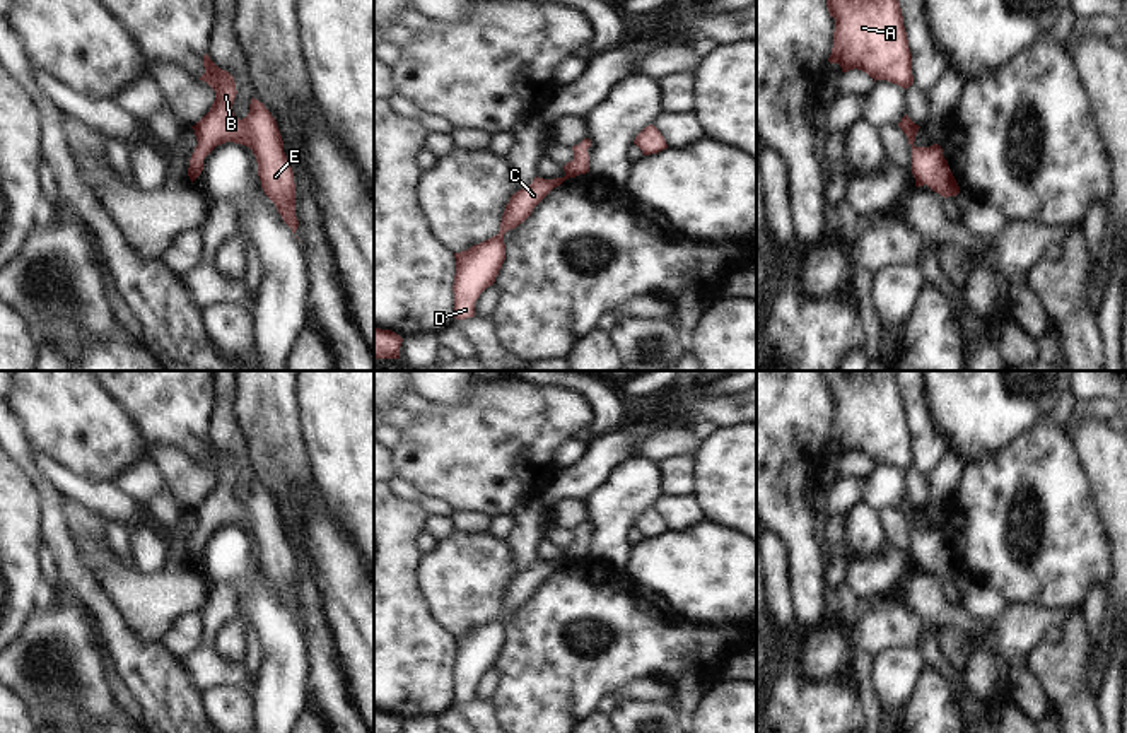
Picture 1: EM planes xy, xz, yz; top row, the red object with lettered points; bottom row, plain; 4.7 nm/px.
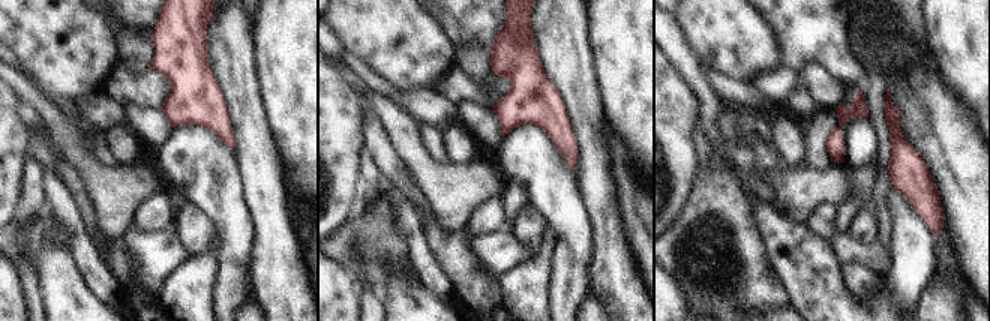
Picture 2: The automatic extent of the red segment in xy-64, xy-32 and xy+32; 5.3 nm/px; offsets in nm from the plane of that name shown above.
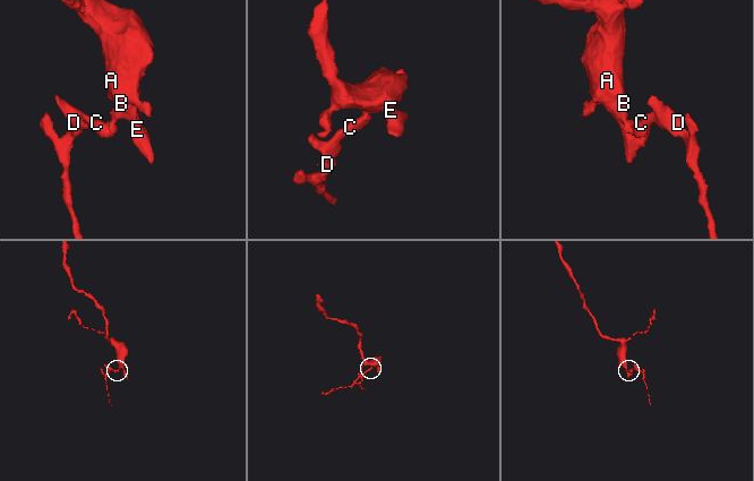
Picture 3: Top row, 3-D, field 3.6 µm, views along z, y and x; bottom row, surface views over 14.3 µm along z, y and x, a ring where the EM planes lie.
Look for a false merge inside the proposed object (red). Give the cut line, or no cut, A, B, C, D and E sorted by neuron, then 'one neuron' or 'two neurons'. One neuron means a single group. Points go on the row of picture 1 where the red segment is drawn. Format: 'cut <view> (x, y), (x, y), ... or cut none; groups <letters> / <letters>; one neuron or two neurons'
cut none; groups A B C D E; one neuron

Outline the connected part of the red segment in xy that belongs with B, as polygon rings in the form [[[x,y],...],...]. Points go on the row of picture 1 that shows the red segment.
[[[203,56],[205,73],[200,80],[215,91],[210,111],[191,126],[198,145],[190,159],[188,176],[191,183],[203,171],[203,159],[225,142],[246,145],[258,162],[258,176],[265,195],[275,203],[283,222],[295,234],[299,220],[295,217],[295,183],[294,171],[283,152],[283,140],[275,118],[258,99],[251,99],[249,113],[239,120],[232,104],[236,99],[234,77],[219,68],[208,56]]]

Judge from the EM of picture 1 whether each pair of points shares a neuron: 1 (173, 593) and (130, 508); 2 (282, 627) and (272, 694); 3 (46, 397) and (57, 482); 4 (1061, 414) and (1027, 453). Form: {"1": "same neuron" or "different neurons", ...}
{"1": "different neurons", "2": "same neuron", "3": "different neurons", "4": "different neurons"}

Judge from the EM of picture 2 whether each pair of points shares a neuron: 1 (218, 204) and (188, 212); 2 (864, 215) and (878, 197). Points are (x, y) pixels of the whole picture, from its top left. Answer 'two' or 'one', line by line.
1: two
2: two

